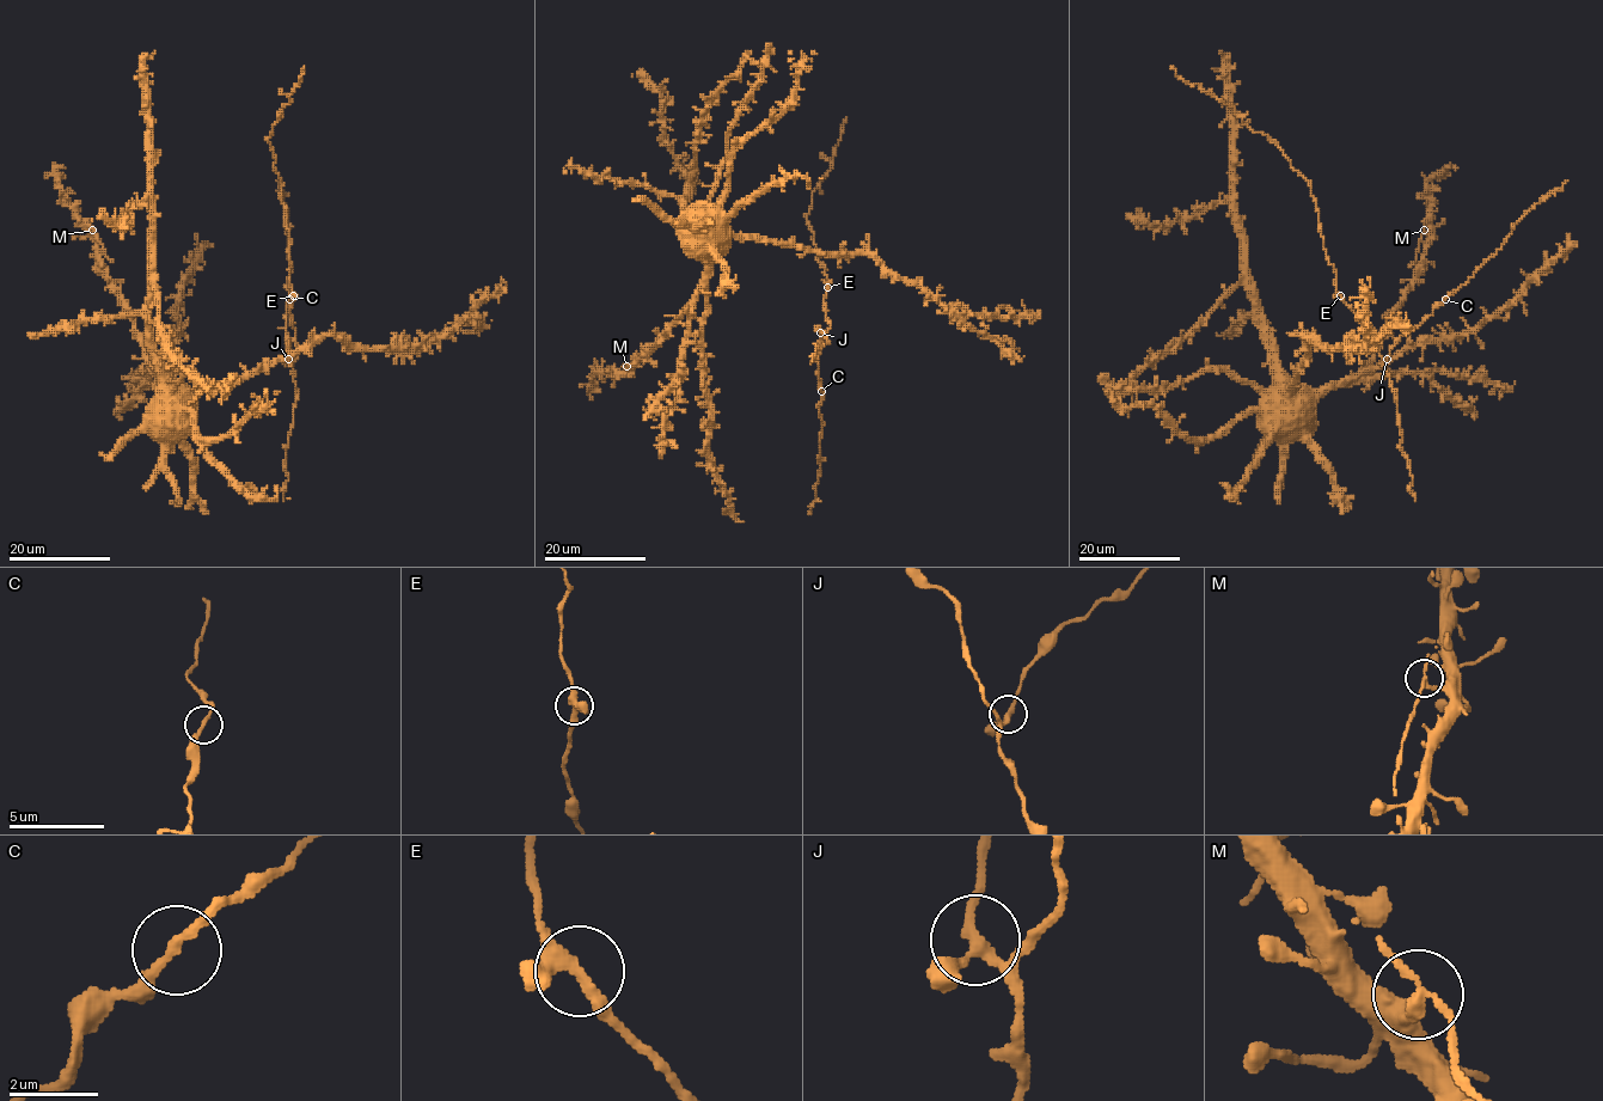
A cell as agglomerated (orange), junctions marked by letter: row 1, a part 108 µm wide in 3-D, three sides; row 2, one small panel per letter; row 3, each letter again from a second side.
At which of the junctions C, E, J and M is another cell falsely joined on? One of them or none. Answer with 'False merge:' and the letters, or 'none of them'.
False merge: M

